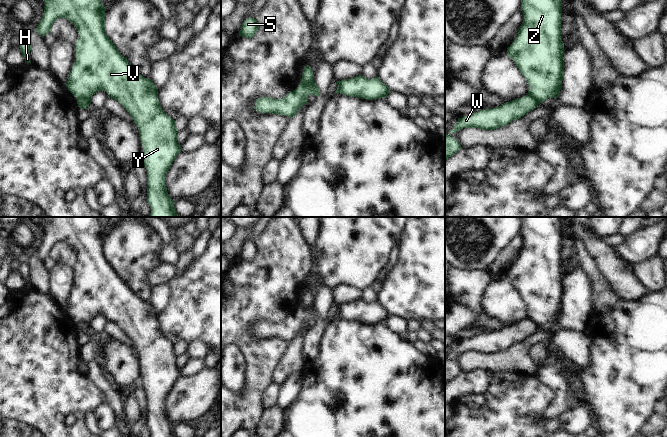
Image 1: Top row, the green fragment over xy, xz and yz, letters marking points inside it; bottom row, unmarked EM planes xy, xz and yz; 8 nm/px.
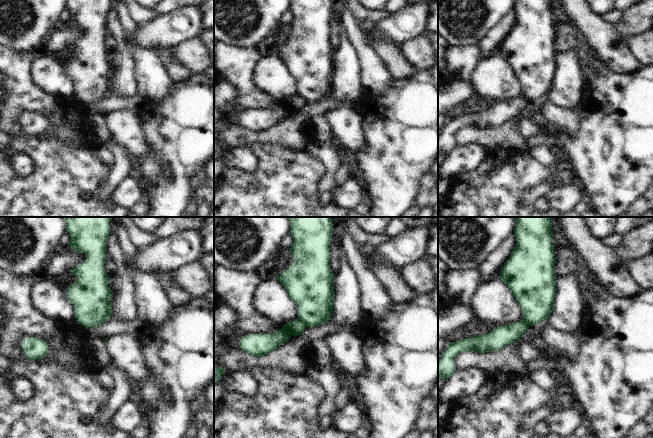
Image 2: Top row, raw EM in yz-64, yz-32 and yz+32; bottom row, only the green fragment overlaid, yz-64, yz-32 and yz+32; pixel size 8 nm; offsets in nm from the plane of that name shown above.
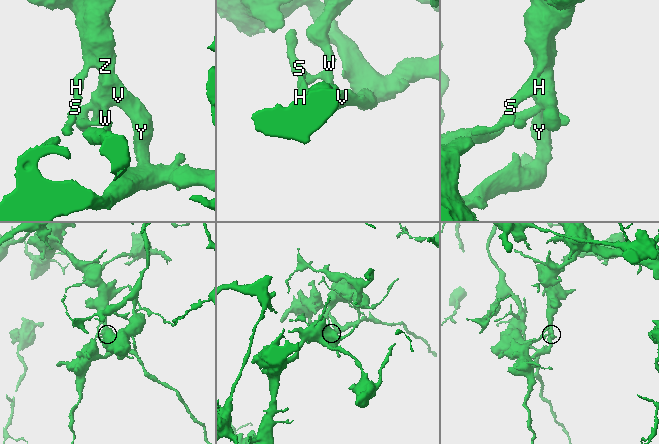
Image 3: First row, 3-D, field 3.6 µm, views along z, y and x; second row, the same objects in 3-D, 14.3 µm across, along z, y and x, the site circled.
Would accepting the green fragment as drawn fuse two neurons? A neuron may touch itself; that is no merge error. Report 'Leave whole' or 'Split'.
Split.

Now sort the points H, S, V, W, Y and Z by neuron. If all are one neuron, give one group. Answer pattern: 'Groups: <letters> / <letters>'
Groups: H S V Y Z / W.

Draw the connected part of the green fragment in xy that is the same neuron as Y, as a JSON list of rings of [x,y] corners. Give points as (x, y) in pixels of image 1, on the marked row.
[[[44,0],[44,15],[36,31],[44,37],[50,33],[58,18],[66,18],[79,34],[75,42],[75,62],[69,74],[66,87],[78,99],[91,100],[97,91],[105,91],[109,98],[117,100],[132,116],[139,130],[143,146],[142,161],[147,170],[147,202],[151,207],[149,217],[179,217],[175,202],[170,198],[165,178],[176,156],[181,152],[177,142],[176,121],[160,106],[157,87],[153,81],[144,78],[131,66],[105,33],[105,11],[102,0]]]

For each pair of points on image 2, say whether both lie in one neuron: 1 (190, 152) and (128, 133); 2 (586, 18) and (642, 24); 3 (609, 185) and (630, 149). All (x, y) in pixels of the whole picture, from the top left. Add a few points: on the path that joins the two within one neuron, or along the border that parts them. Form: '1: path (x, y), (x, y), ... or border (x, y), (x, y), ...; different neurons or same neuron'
1: border (141, 121), (148, 141), (162, 157); different neurons
2: border (610, 24), (616, 32), (628, 39); different neurons
3: path (608, 174), (616, 166), (616, 156), (619, 152); same neuron

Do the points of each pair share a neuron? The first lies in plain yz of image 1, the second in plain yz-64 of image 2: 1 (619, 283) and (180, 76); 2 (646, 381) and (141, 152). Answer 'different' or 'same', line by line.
1: same
2: different

